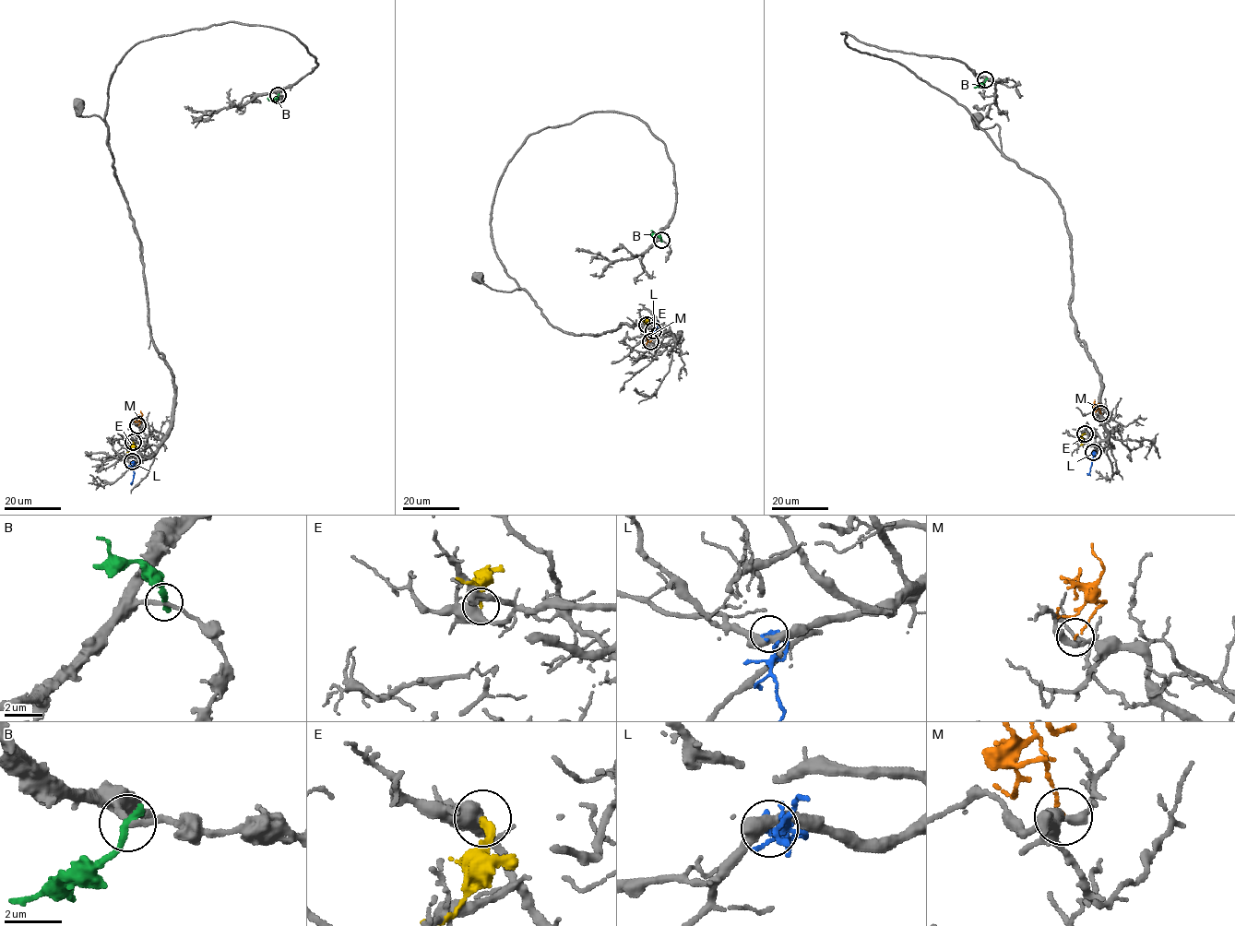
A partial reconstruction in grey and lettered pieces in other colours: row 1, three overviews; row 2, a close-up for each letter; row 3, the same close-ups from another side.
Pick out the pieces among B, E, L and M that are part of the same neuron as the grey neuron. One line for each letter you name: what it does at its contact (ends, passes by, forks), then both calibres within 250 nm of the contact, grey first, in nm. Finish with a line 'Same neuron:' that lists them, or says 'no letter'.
M: it ends; calibres 200 and 70 nm
Same neuron: M

